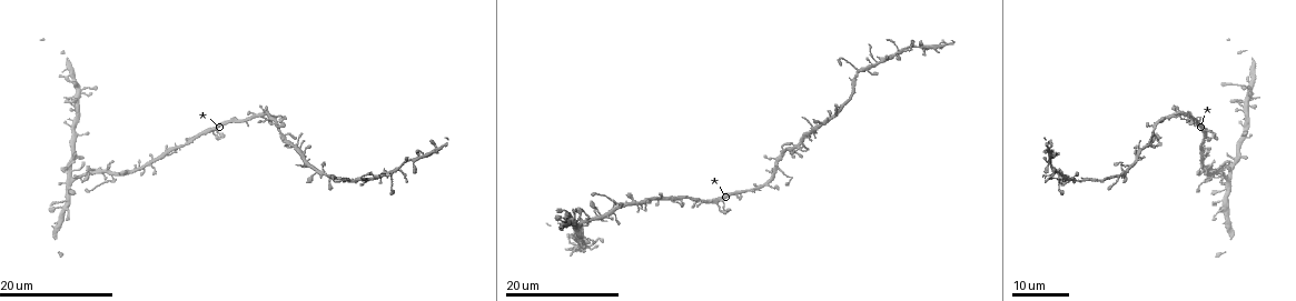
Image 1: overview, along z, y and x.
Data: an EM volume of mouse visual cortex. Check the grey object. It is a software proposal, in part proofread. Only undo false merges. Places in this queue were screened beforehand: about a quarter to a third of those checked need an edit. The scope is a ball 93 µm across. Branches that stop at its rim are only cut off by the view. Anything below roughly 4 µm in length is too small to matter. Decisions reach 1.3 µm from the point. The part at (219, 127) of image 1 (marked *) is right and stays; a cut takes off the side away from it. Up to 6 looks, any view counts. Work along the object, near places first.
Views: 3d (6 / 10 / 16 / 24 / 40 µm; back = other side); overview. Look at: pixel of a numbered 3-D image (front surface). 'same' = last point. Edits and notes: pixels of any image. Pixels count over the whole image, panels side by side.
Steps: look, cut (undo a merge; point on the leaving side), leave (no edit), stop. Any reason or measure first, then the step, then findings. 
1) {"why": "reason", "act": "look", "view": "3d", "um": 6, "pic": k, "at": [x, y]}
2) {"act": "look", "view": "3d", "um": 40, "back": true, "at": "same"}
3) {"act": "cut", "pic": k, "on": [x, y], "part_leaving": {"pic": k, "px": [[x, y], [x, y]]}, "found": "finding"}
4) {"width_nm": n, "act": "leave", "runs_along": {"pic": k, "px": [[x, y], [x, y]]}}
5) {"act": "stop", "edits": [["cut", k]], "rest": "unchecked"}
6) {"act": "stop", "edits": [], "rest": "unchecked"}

{"act": "look", "view": "3d", "um": 16, "pic": 1, "at": [351, 181]}

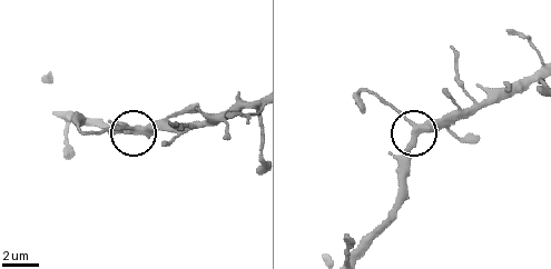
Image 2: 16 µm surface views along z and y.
{"why": "closer look", "act": "look", "view": "3d", "um": 10, "pic": 2, "at": [417, 126]}

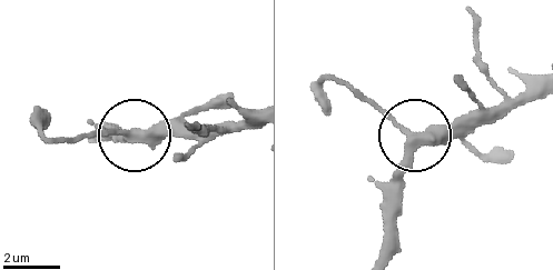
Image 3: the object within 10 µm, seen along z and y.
{"act": "look", "view": "3d", "um": 6, "pic": 3, "at": [410, 134]}

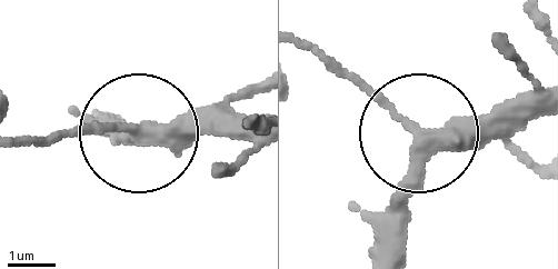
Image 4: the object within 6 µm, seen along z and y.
{"arms": 3, "act": "leave", "found": "all the same neuron"}

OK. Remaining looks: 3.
{"why": "thin arm on a thick one", "act": "look", "view": "3d", "um": 16, "pic": 1, "at": [1171, 117]}

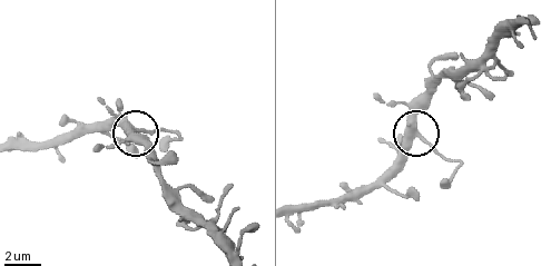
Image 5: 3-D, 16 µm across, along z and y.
{"act": "look", "view": "3d", "um": 6, "pic": 5, "at": [421, 136]}

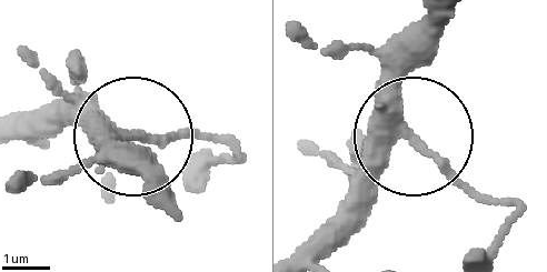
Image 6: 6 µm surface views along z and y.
{"arms": 3, "act": "leave", "runs_along": {"pic": 6, "px": [[295, 252], [403, 137], [506, 204]]}, "found": "continuous, no second neuron"}

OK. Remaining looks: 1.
{"act": "stop", "edits": [], "rest": "unchecked"}

